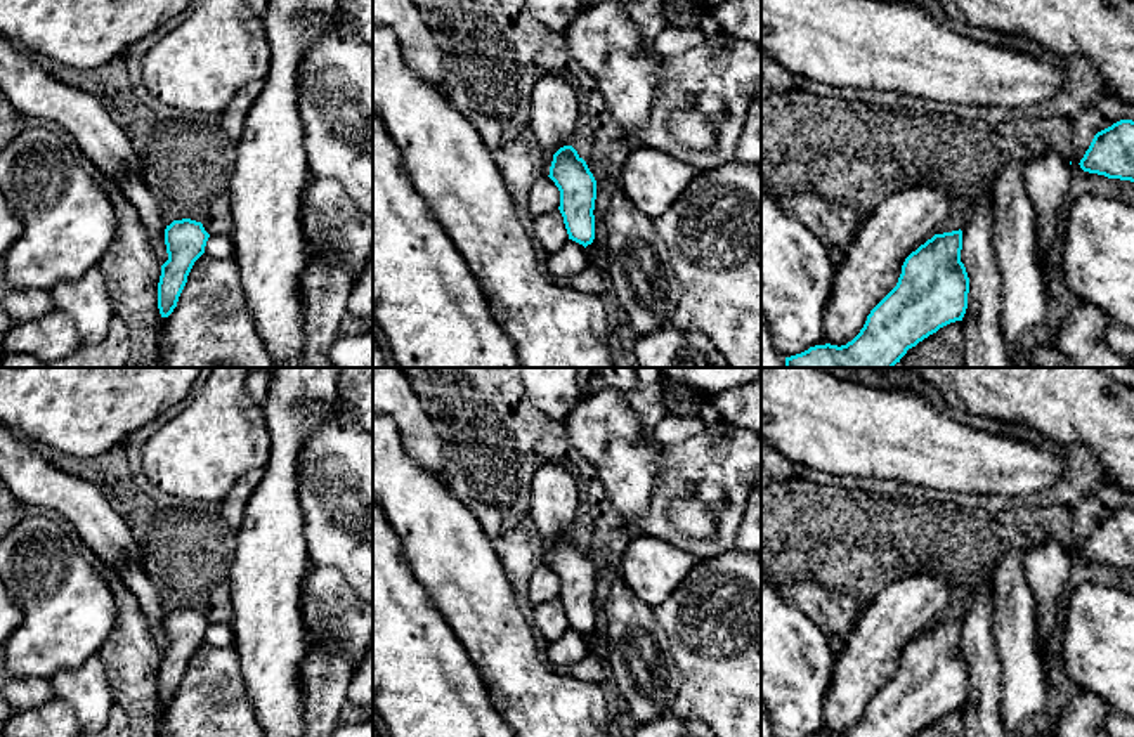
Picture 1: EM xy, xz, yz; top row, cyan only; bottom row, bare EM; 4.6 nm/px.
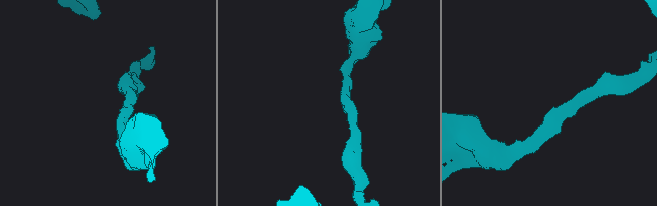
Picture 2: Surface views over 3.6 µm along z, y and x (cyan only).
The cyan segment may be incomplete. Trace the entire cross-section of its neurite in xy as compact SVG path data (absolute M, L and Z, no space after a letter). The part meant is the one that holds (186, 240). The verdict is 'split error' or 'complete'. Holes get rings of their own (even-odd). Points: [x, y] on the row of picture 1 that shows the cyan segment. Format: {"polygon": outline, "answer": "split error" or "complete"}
{"polygon": "M182 218L165 229L168 260L161 265L158 309L168 317L177 307L194 262L205 253L210 234L201 222Z", "answer": "complete"}

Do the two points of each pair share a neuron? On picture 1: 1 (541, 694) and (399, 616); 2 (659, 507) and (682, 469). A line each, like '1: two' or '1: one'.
1: two
2: one

